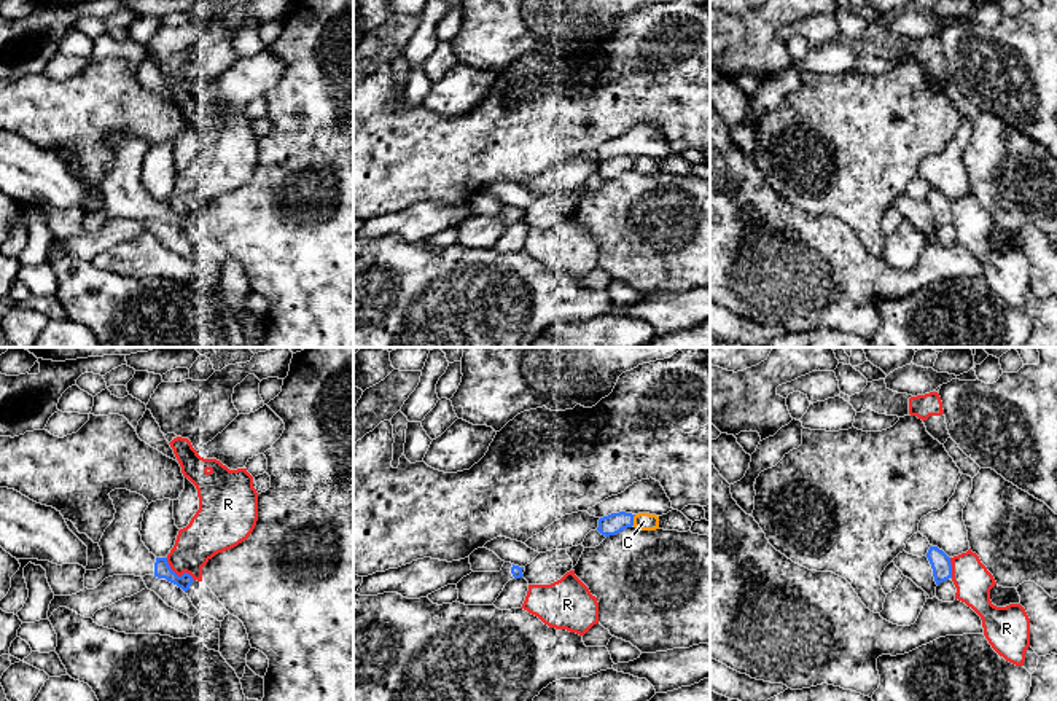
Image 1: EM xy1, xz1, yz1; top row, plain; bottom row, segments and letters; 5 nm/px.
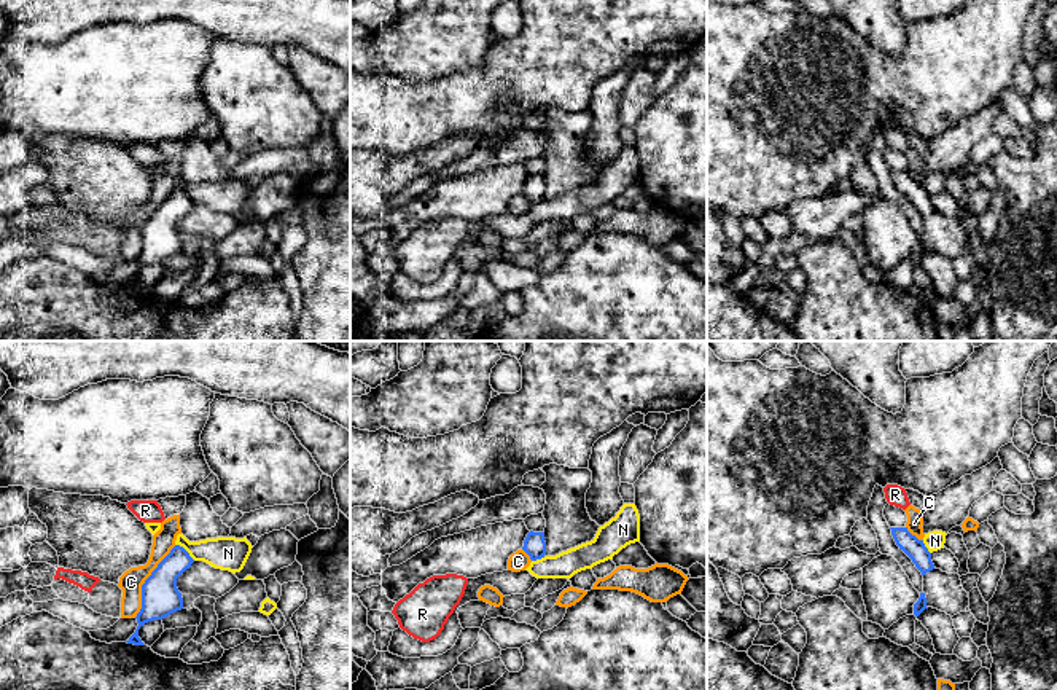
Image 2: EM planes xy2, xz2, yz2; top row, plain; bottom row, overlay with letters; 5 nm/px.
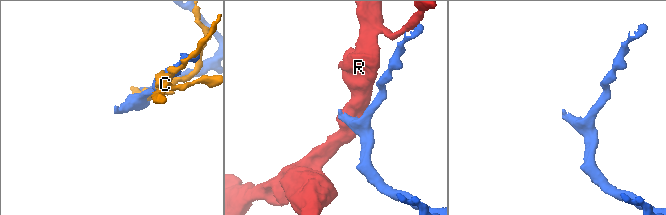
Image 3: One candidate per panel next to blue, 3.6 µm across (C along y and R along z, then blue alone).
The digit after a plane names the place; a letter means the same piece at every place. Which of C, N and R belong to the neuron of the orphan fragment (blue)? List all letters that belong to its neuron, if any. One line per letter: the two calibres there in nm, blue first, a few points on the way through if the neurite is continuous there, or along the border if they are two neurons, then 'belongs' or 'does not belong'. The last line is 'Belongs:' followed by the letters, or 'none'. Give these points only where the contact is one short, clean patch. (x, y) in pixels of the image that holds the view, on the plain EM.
C: 190/120 nm | does not belong
N: 180/180 nm | along xy2 (175, 187), (195, 203) | does not belong
R: 80/220 nm | does not belong
Belongs: none

